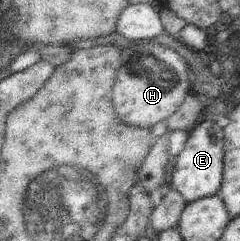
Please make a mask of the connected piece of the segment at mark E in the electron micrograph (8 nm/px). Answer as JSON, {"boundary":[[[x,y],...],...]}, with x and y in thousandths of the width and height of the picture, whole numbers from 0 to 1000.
{"boundary":[[[854,502],[808,539],[796,539],[767,618],[729,660],[721,705],[721,776],[754,801],[779,846],[908,809],[929,747],[933,660],[929,531],[900,502]]]}

